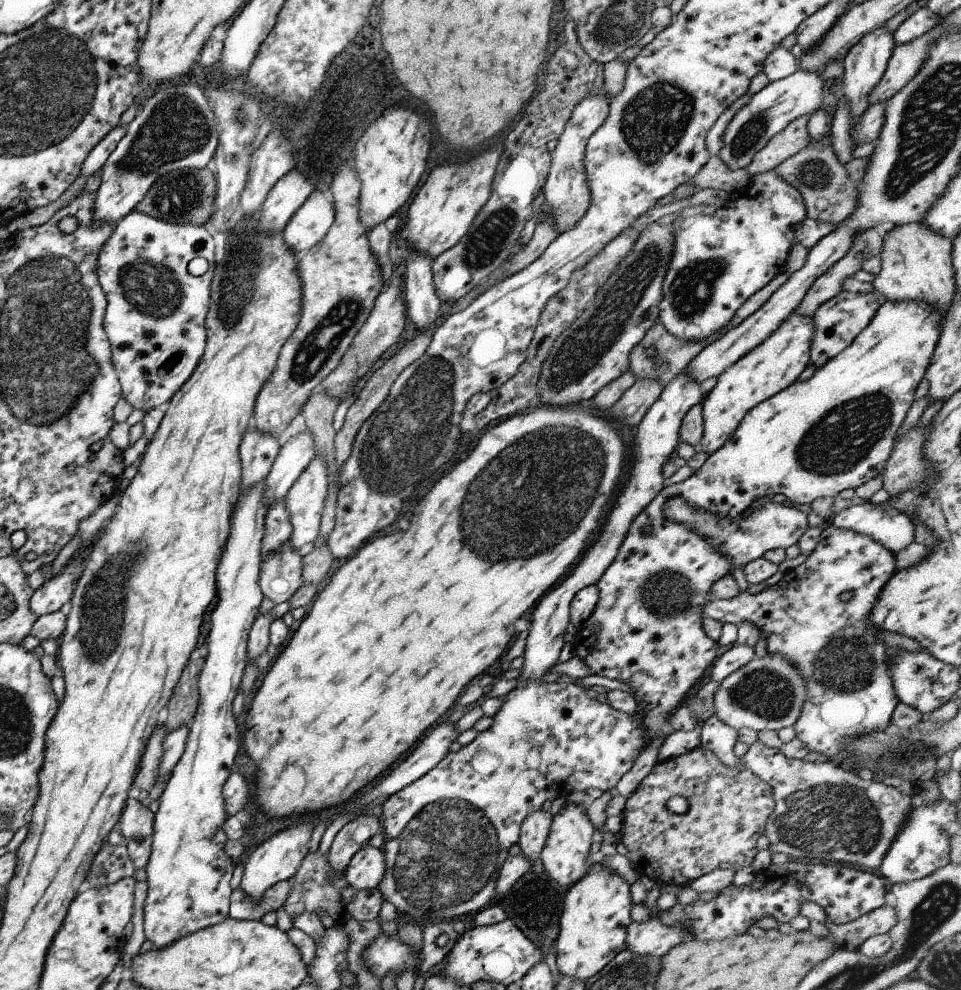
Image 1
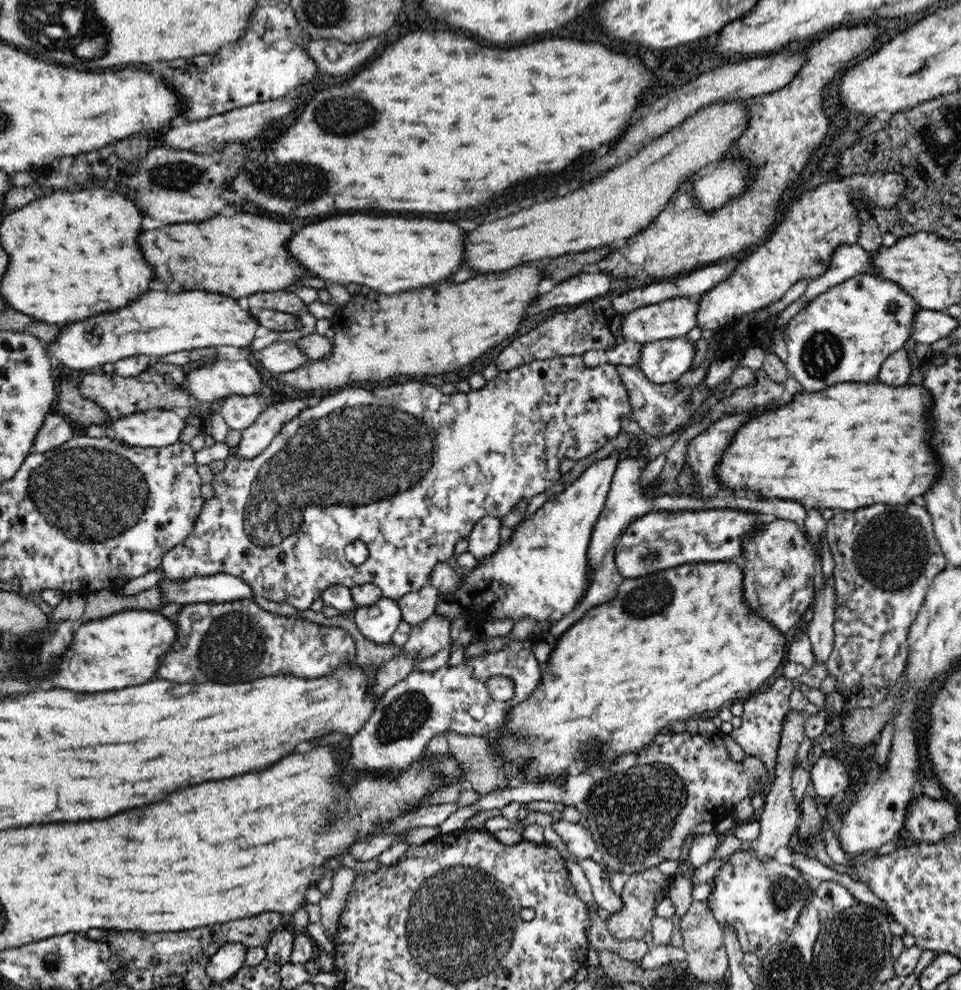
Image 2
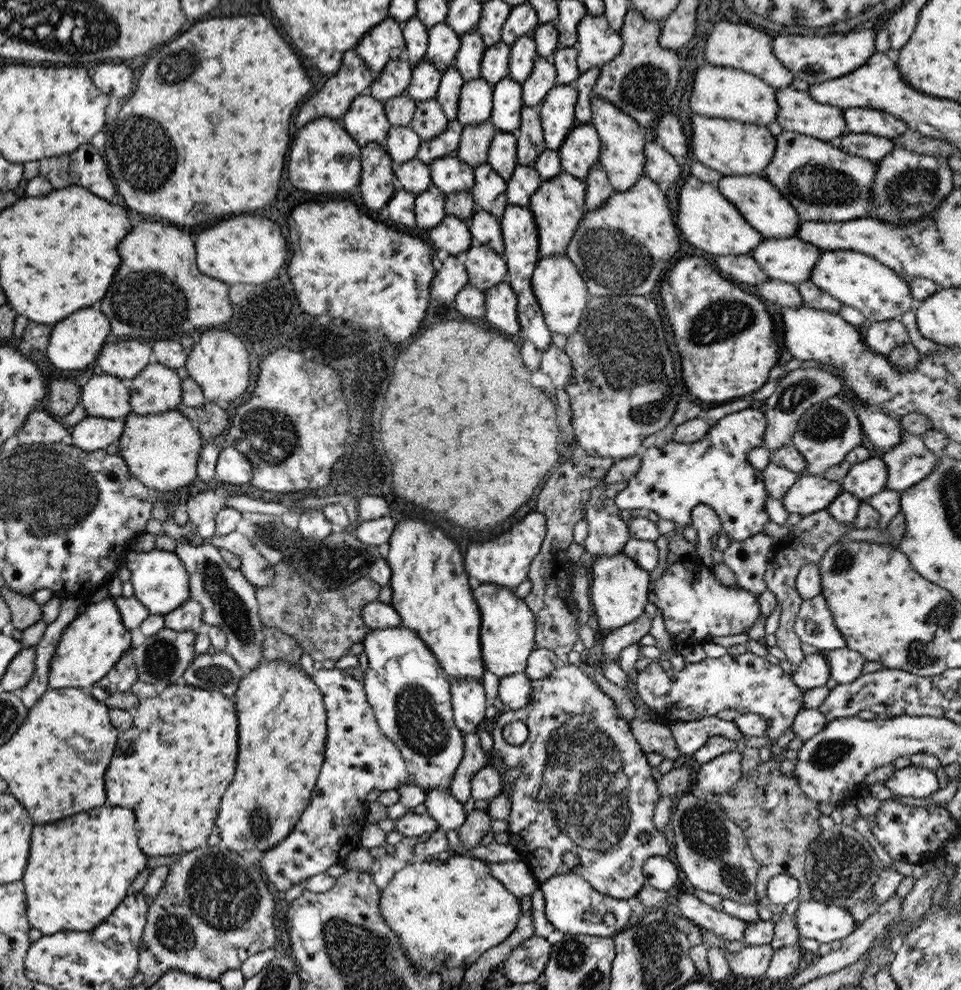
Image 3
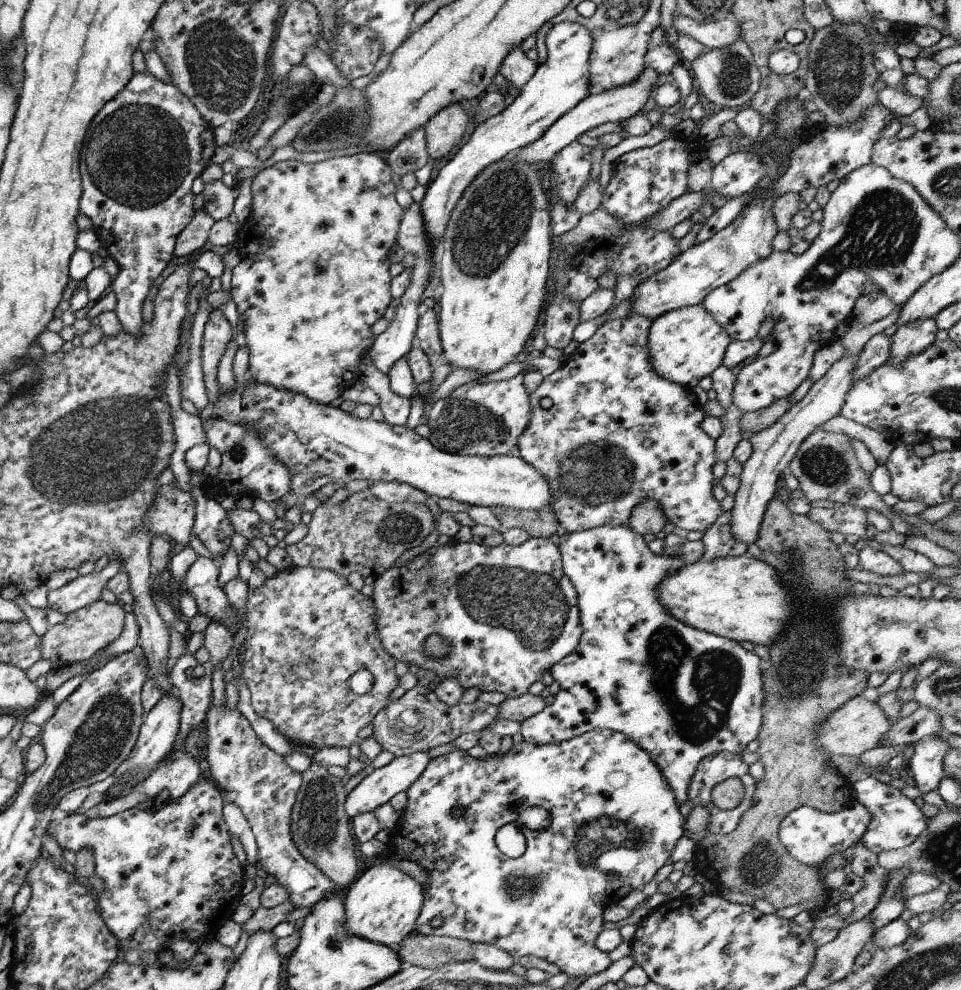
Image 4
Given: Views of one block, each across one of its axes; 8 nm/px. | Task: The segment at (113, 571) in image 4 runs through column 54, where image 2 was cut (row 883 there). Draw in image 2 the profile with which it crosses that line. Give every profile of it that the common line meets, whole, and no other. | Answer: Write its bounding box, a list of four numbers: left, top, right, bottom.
[579,858,621,914]

